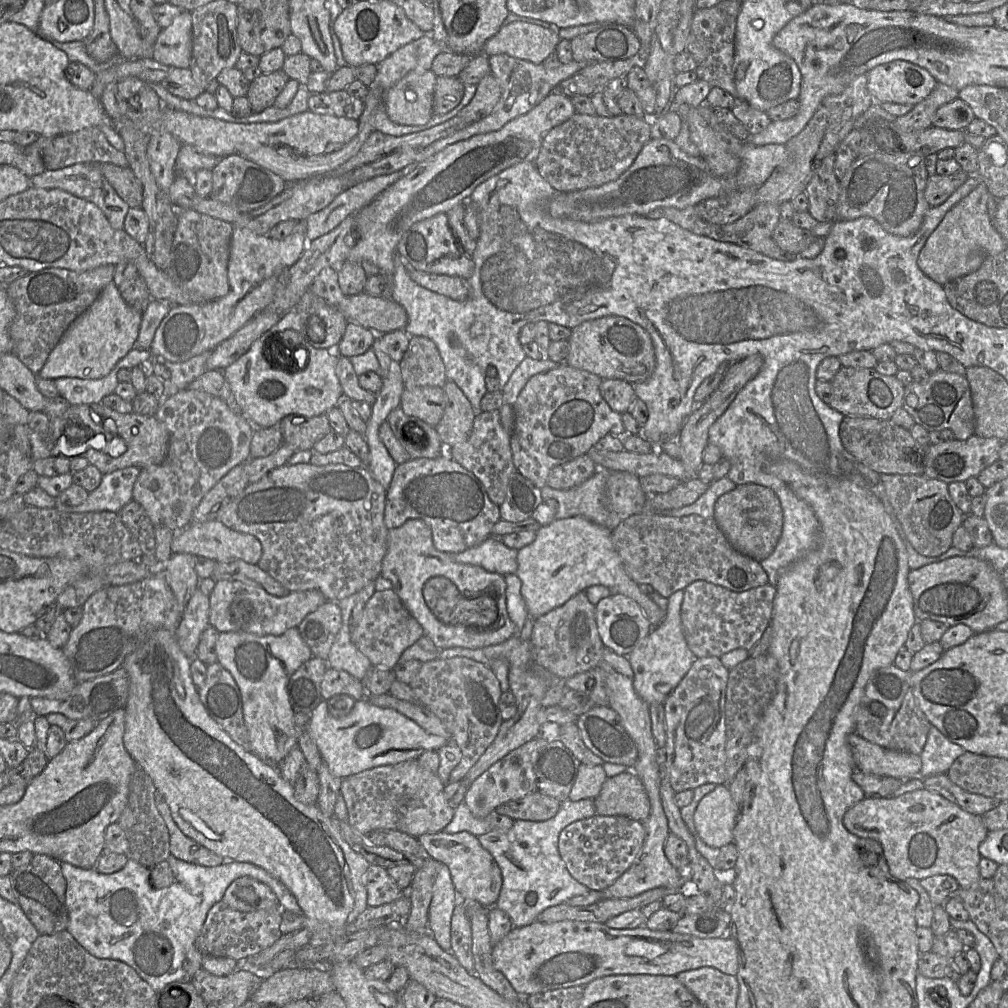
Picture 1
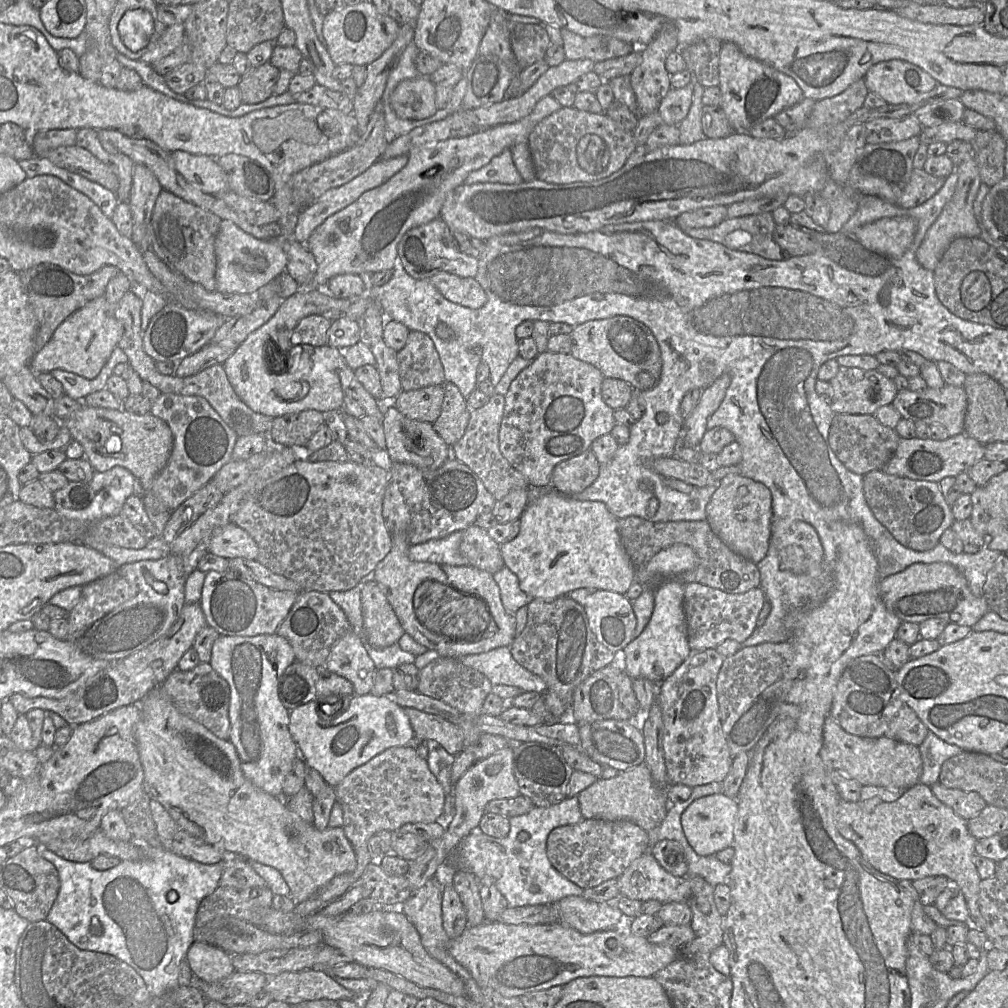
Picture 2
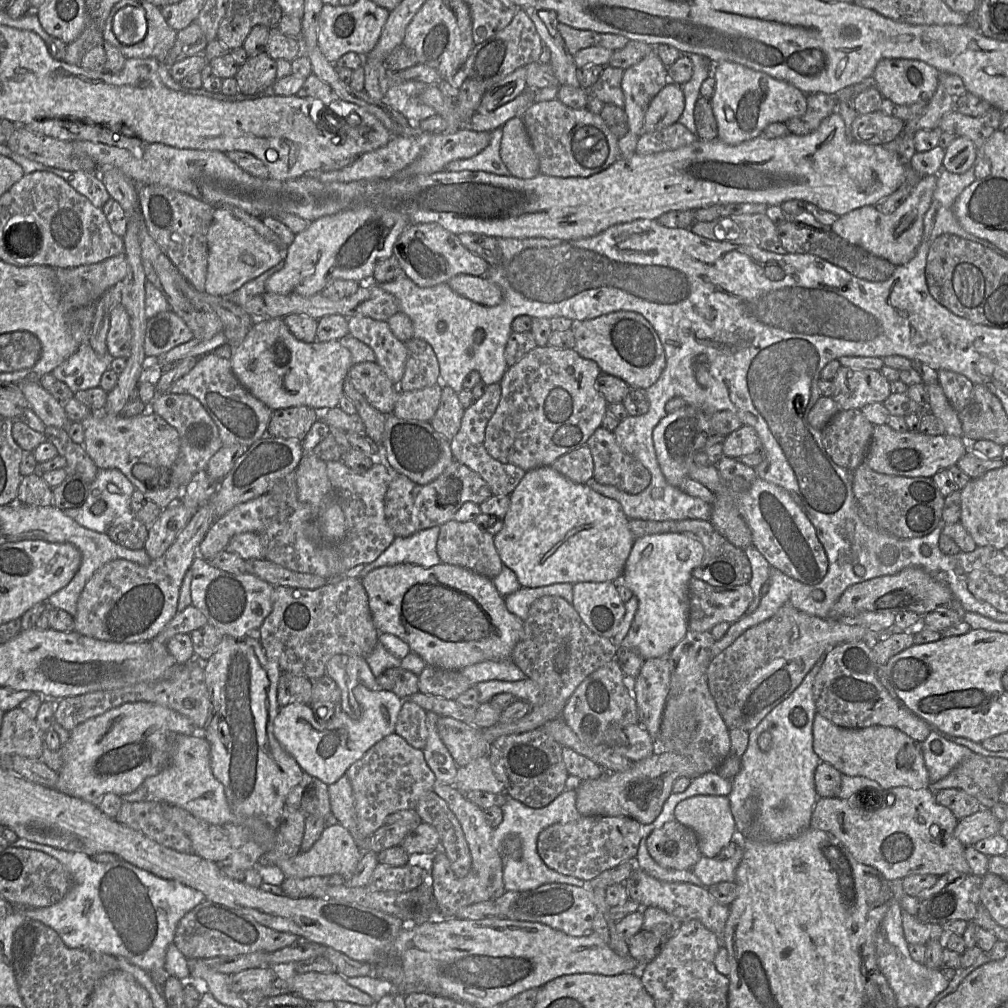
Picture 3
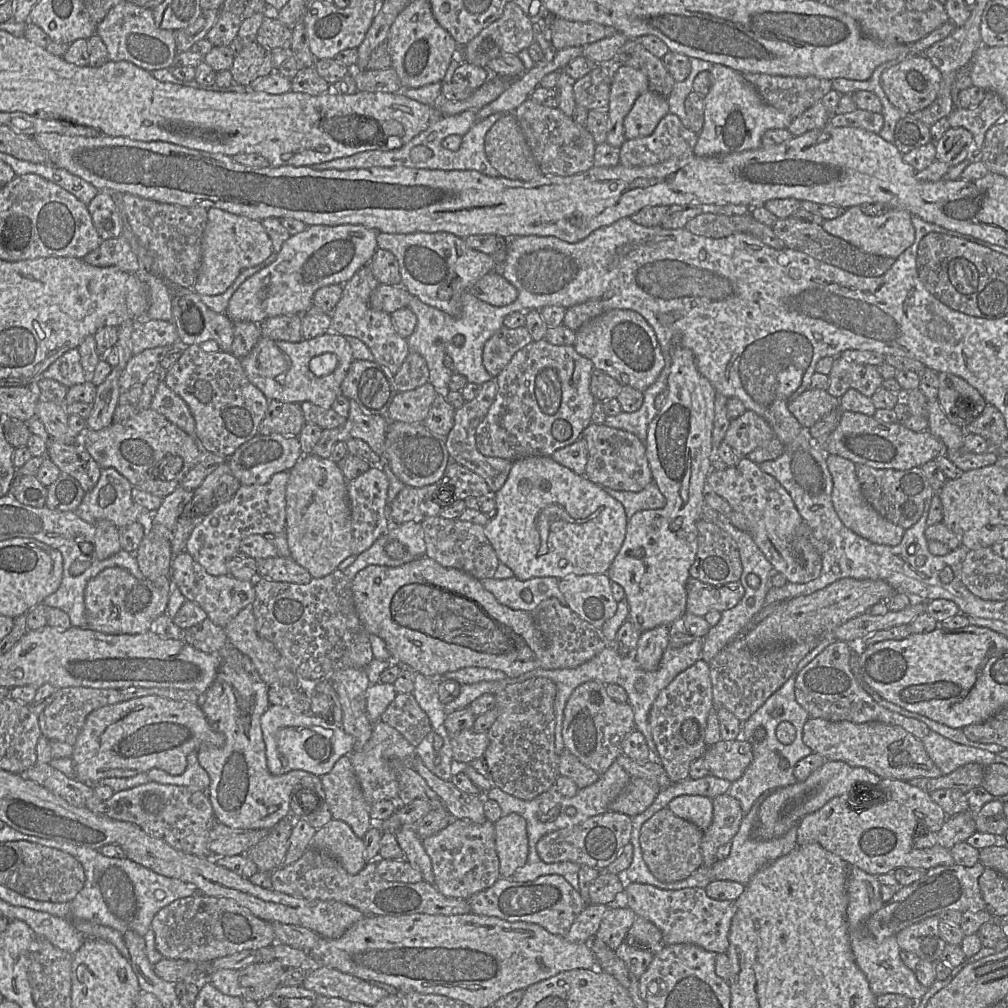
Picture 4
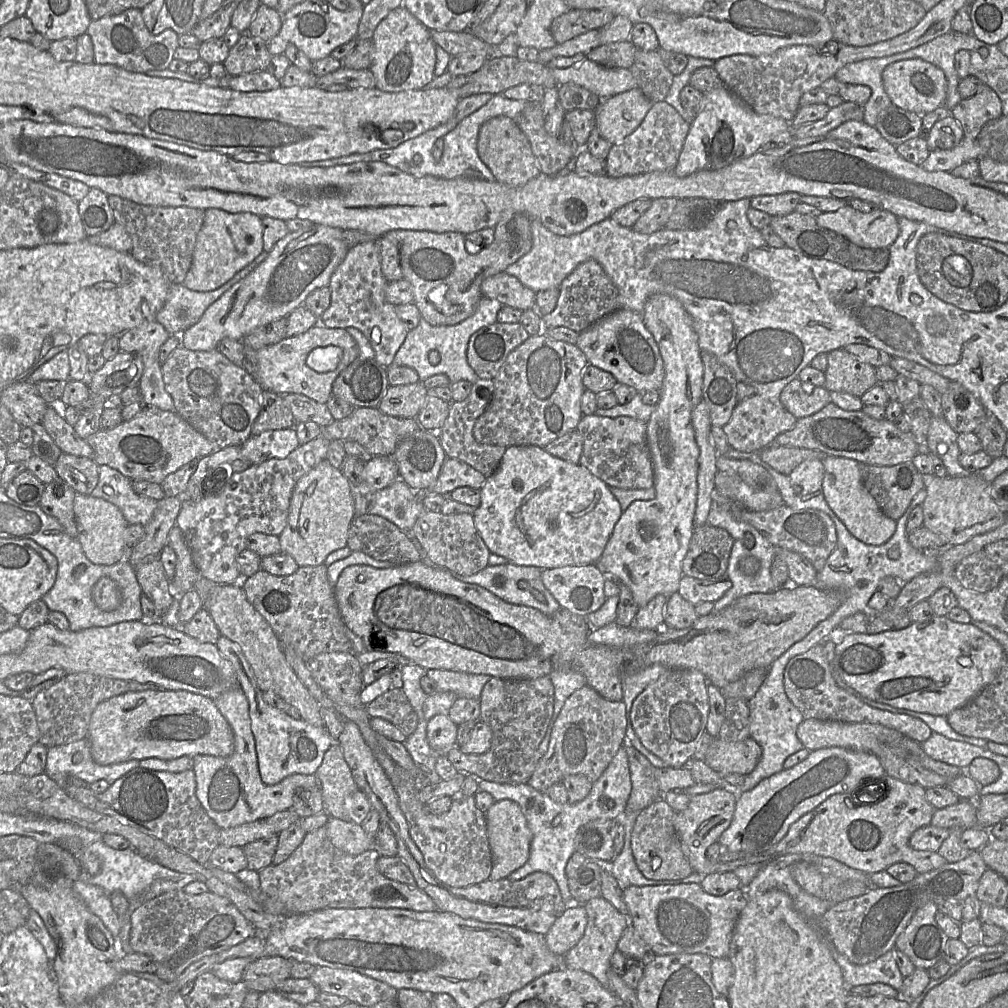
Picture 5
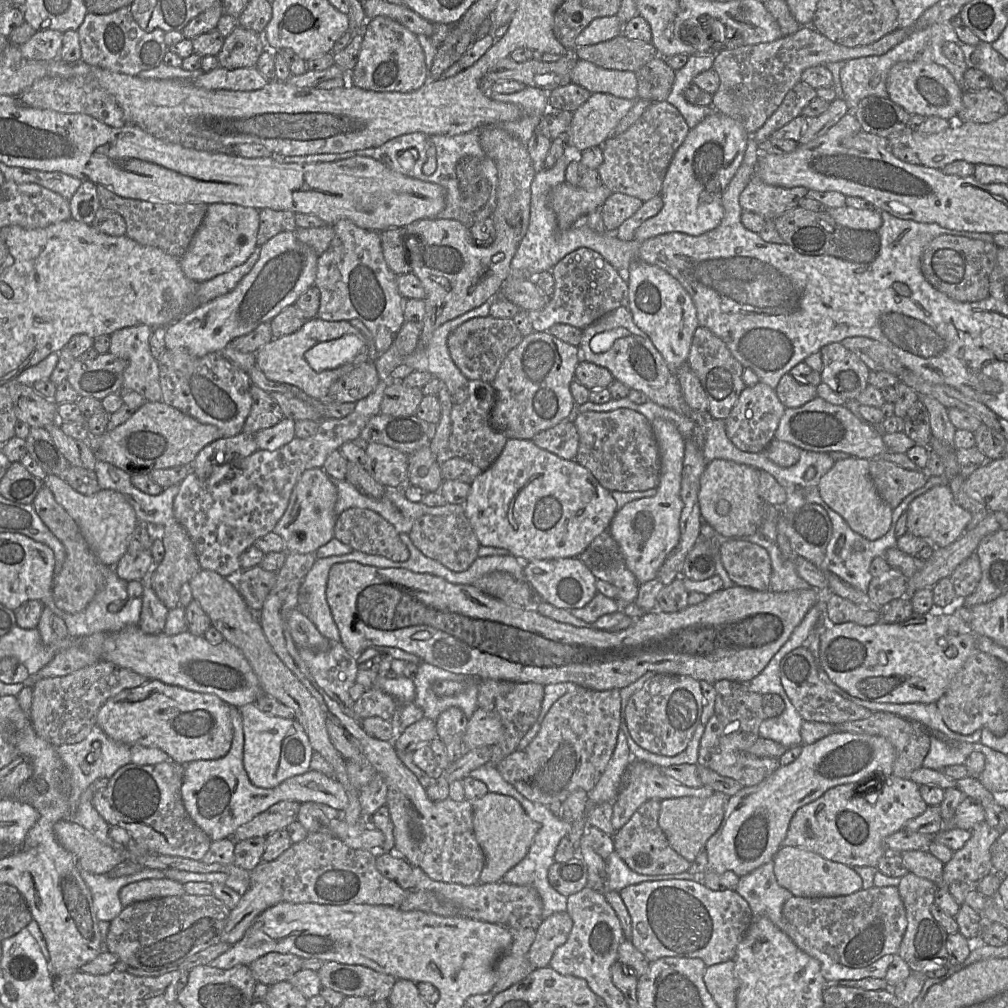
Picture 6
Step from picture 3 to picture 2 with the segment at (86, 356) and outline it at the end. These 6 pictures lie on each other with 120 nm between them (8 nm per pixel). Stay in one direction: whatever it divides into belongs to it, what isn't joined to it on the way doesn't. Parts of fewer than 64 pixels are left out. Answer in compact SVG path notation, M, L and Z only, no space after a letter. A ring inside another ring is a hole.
M118 346L113 350L106 364L94 379L86 379L73 372L56 369L50 373L63 386L64 393L76 401L83 401L84 398L94 392L106 389L108 378L113 375L115 366L119 363L127 363L128 358L124 351Z

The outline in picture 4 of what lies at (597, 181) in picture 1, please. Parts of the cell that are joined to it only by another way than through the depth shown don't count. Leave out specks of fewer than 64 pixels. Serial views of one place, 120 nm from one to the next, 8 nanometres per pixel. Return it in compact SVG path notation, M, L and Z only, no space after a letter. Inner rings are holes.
M528 99L513 112L513 115L543 175L572 176L594 167L597 144L593 136L559 108L547 107Z

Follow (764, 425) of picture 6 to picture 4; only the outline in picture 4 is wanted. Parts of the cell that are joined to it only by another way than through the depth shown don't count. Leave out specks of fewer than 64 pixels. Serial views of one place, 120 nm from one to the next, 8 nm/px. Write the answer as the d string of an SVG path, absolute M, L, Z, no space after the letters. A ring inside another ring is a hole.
M746 410L741 416L730 421L724 442L737 454L747 456L774 436L771 426L764 418L752 410Z

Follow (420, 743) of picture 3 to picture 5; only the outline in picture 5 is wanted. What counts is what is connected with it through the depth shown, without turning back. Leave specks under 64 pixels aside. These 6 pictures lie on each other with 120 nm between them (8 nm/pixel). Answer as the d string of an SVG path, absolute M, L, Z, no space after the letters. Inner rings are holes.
M391 688L365 708L370 718L387 720L398 727L406 737L417 728L418 716L401 688Z

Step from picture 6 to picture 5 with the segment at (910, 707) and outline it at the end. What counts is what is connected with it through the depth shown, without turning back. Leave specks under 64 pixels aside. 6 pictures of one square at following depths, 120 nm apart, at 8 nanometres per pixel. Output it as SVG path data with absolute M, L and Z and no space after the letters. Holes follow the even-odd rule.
M859 697L859 699L864 702L865 704L885 710L890 713L894 714L905 714L908 716L912 716L914 718L918 718L922 720L925 724L927 724L932 732L941 734L951 740L956 740L959 742L966 742L975 746L987 747L987 742L988 740L986 739L981 739L981 738L976 738L976 737L968 737L968 736L963 736L961 734L958 734L948 723L946 716L939 716L939 715L931 715L928 713L921 713L921 712L916 712L913 710L908 710L904 708L895 708L890 705L880 703L874 700L870 700L865 697Z

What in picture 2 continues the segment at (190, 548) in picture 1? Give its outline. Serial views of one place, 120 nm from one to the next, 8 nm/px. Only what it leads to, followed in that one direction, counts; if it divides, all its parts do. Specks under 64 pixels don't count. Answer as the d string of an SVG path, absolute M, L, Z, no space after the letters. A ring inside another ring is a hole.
M231 522L213 533L208 551L228 560L256 560L259 550L256 541L244 529Z

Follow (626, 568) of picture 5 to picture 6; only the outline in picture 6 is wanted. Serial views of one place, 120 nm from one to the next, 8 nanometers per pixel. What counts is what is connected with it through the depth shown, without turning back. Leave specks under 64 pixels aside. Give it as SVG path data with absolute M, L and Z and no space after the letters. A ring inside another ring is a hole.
M633 261L631 263L629 267L628 288L629 288L628 308L633 316L634 323L638 326L639 329L641 329L644 333L648 335L653 345L662 355L670 371L676 374L677 376L678 370L683 365L688 363L688 357L689 357L689 352L690 352L690 347L692 344L693 336L694 336L695 330L699 326L697 311L696 311L696 308L695 308L695 305L694 305L694 302L691 296L684 289L684 287L680 284L680 282L677 279L675 279L672 275L670 275L668 272L666 272L665 270L661 269L658 266L651 265L651 264L642 262L642 261ZM658 418L651 422L651 426L661 456L657 493L653 497L626 503L616 512L608 529L620 547L626 567L634 574L639 584L655 578L668 554L678 544L680 539L679 521L683 509L680 490L685 439L671 421Z

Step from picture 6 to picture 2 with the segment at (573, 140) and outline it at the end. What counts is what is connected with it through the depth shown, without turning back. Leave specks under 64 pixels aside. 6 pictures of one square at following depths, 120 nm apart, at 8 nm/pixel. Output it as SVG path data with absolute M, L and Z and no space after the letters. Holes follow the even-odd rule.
M689 83L682 88L671 88L661 100L657 112L662 123L679 125L687 116L693 99L693 85Z

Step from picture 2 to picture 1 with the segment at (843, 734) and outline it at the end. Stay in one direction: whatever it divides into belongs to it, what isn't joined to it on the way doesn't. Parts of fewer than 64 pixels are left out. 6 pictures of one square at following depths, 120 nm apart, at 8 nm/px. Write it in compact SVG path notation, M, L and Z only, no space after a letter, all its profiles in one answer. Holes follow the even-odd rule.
M855 732L848 735L847 743L856 770L902 781L920 776L920 755L884 748L863 739Z

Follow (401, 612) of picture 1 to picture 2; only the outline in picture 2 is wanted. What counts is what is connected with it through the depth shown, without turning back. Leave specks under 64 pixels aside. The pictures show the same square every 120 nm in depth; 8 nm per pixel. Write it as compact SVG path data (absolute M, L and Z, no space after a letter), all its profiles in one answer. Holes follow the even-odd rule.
M375 581L363 583L361 606L368 643L375 648L397 644L405 631L387 599L384 586Z

